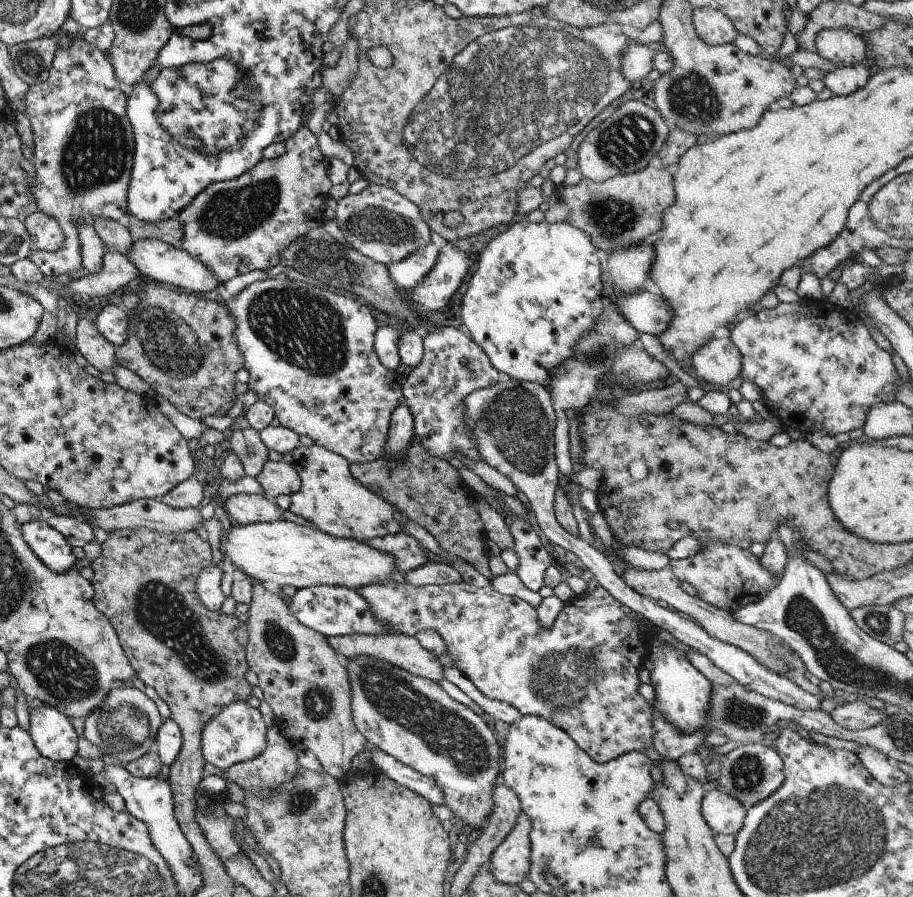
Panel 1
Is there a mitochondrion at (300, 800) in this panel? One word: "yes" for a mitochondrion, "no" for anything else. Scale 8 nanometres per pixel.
yes

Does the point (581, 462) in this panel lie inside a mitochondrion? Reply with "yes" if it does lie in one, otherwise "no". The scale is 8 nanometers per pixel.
no

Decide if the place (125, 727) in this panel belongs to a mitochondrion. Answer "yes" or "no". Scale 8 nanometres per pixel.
yes

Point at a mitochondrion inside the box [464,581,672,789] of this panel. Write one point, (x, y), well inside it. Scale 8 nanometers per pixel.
(554, 682)

